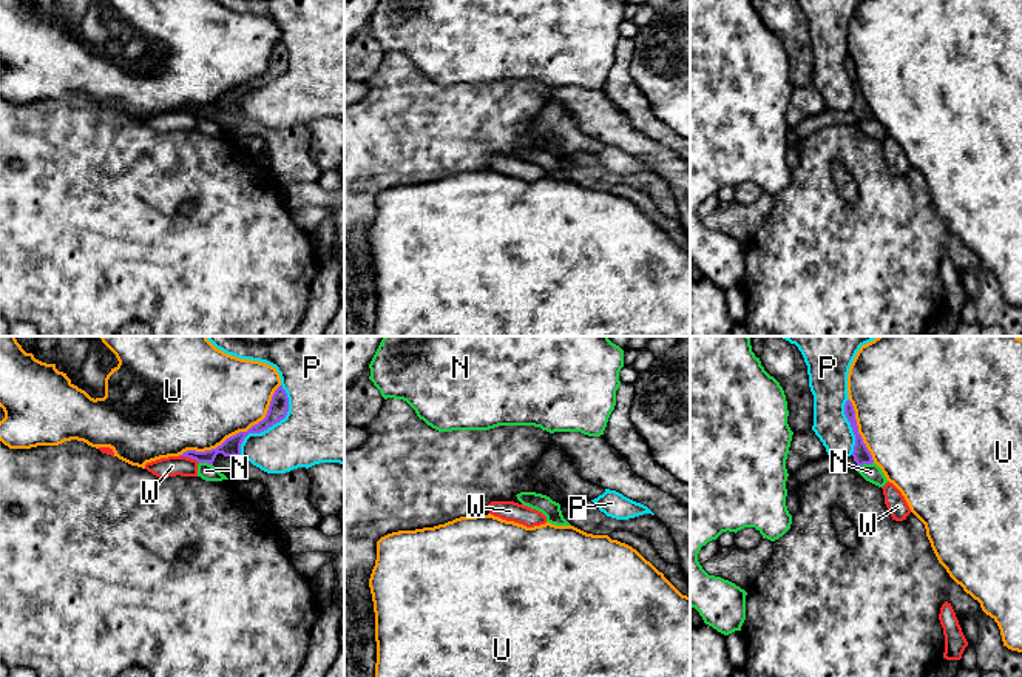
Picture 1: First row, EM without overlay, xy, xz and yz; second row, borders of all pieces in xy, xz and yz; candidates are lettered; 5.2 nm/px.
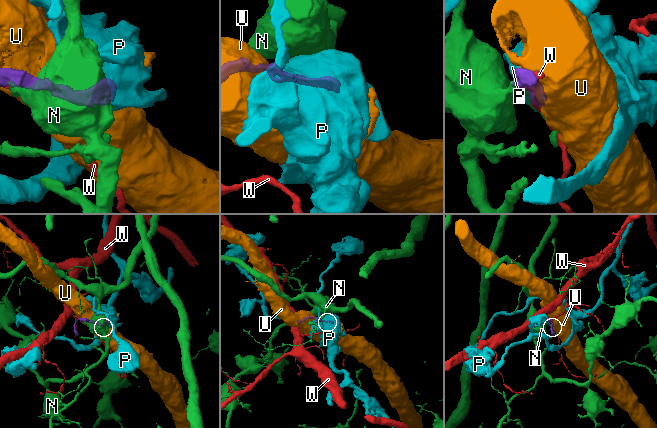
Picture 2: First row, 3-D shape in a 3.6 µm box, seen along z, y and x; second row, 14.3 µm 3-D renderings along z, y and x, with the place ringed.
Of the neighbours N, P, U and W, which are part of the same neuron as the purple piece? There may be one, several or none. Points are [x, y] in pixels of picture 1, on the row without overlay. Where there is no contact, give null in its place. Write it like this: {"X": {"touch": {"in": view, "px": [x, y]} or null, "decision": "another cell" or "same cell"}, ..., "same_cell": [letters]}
{"N": {"touch": {"in": "yz", "px": [865, 117]}, "decision": "another cell"}, "P": {"touch": {"in": "xy", "px": [270, 80]}, "decision": "another cell"}, "U": {"touch": {"in": "xy", "px": [236, 88]}, "decision": "another cell"}, "W": {"touch": {"in": "xy", "px": [189, 111]}, "decision": "another cell"}, "same_cell": []}

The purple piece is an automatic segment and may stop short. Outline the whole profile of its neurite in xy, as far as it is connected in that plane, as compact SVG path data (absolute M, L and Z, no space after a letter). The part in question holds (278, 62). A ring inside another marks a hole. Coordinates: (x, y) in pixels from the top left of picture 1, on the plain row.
M279 40L270 56L262 76L247 86L227 93L221 100L205 106L187 105L179 111L208 117L224 128L233 139L245 134L258 134L266 140L269 170L281 185L289 182L318 182L323 170L310 156L310 133L306 122L286 128L267 128L241 111L241 99L249 88L261 88L286 72L289 52Z

